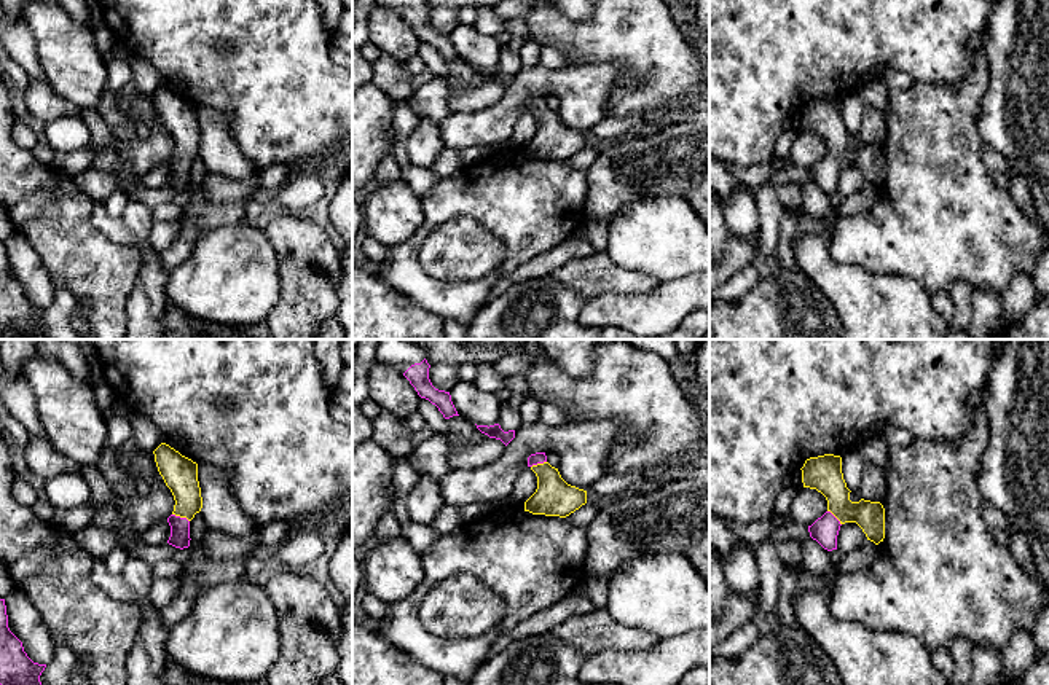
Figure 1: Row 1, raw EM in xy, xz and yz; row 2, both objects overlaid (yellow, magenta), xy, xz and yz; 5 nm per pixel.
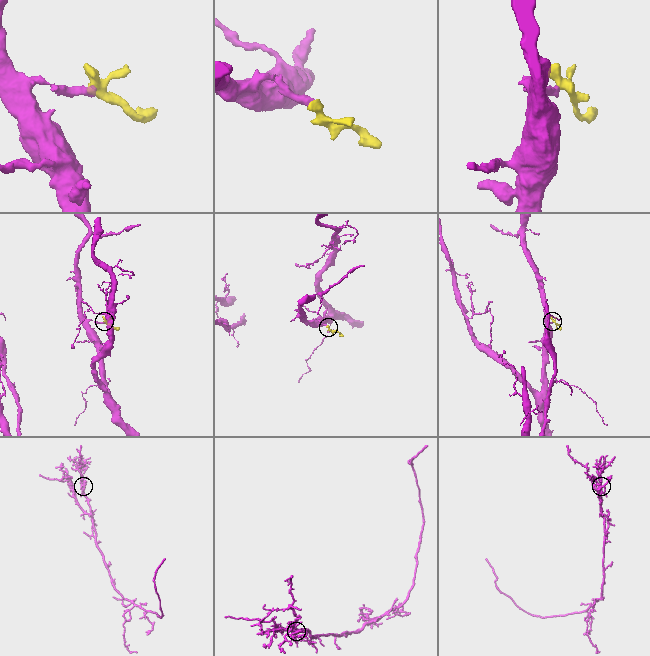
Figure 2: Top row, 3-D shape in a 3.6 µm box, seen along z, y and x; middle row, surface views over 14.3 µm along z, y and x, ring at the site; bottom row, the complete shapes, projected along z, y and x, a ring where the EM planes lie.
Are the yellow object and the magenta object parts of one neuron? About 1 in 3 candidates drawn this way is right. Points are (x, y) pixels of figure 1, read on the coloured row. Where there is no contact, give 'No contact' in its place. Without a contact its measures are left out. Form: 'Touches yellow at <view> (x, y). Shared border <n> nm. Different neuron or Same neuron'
Touches yellow at xy (180, 516). Shared border 100 nm. Same neuron

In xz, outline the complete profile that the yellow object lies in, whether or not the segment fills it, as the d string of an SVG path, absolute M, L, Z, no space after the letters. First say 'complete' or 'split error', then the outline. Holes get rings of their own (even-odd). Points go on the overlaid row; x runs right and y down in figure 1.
split error | M545 452L531 454L528 467L537 476L537 489L524 502L524 511L566 518L587 503L587 491L568 484L558 468L547 462Z

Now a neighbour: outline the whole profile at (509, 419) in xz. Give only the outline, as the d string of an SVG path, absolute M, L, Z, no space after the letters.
M505 401L499 408L497 424L504 432L517 430L521 425L521 417L517 409L512 409Z

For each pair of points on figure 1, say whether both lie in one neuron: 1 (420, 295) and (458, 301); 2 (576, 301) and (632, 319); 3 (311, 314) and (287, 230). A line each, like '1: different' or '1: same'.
1: same
2: different
3: same

